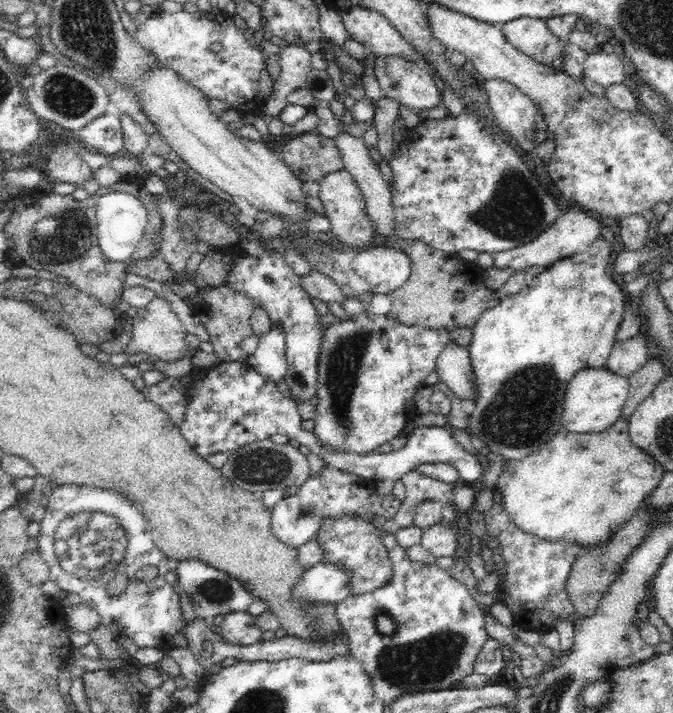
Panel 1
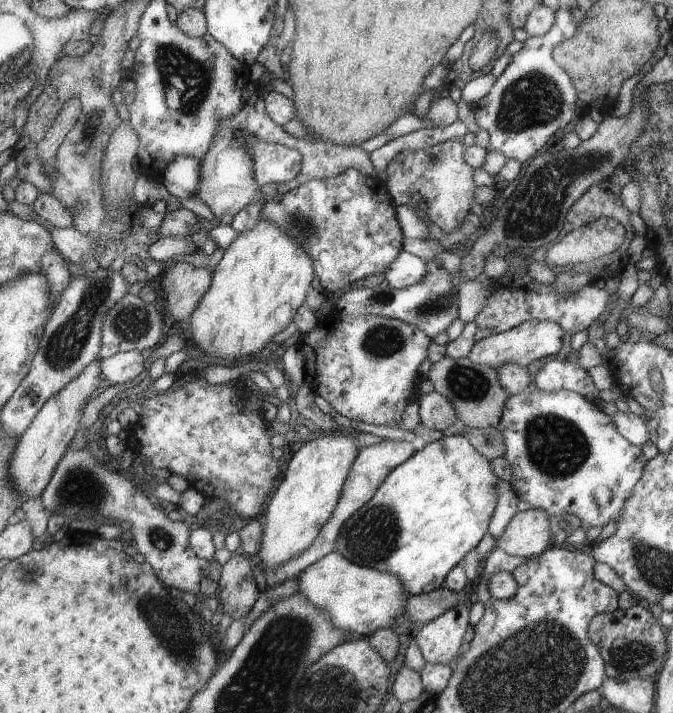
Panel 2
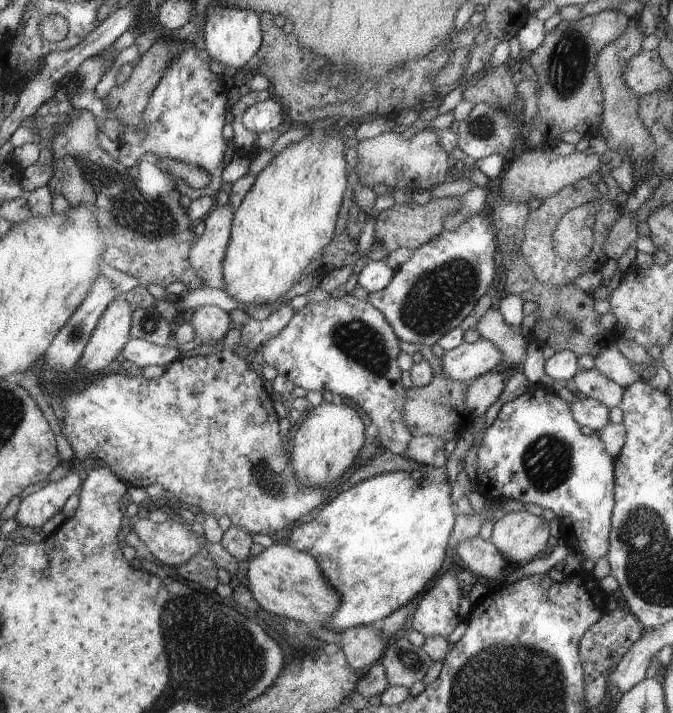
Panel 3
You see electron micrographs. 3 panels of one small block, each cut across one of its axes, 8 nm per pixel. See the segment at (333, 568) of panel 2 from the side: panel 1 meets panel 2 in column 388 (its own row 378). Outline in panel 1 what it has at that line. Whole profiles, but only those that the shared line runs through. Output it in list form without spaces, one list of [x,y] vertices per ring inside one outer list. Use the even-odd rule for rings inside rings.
[[[606,367],[582,368],[569,380],[563,398],[562,425],[566,431],[598,432],[613,426],[622,417],[623,406],[629,393],[629,378]]]

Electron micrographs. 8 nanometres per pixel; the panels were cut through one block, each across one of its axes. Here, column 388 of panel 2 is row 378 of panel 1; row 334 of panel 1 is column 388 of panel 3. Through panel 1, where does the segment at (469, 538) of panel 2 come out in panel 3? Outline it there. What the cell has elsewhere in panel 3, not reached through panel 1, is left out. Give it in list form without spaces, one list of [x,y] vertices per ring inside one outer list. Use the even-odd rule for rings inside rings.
[[[420,465],[412,472],[380,474],[342,490],[338,496],[332,496],[314,515],[292,528],[289,546],[313,556],[321,566],[325,580],[340,594],[340,606],[326,620],[324,628],[344,632],[348,628],[379,625],[418,596],[432,576],[438,574],[446,560],[448,534],[456,521],[446,473],[445,468]]]

